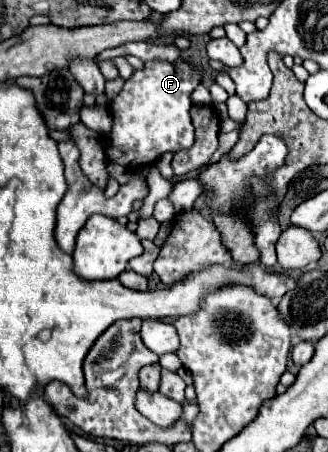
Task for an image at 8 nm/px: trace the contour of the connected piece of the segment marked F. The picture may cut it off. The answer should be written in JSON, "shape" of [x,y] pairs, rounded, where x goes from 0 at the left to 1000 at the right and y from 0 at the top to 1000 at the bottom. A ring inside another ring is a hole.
{"shape":[[[454,135],[442,139],[442,153],[412,157],[332,232],[345,281],[338,294],[320,299],[326,361],[351,361],[381,374],[424,374],[473,361],[479,347],[509,334],[540,338],[552,330],[576,330],[595,312],[576,254],[588,232],[582,206],[607,184],[613,162],[558,135]]]}

